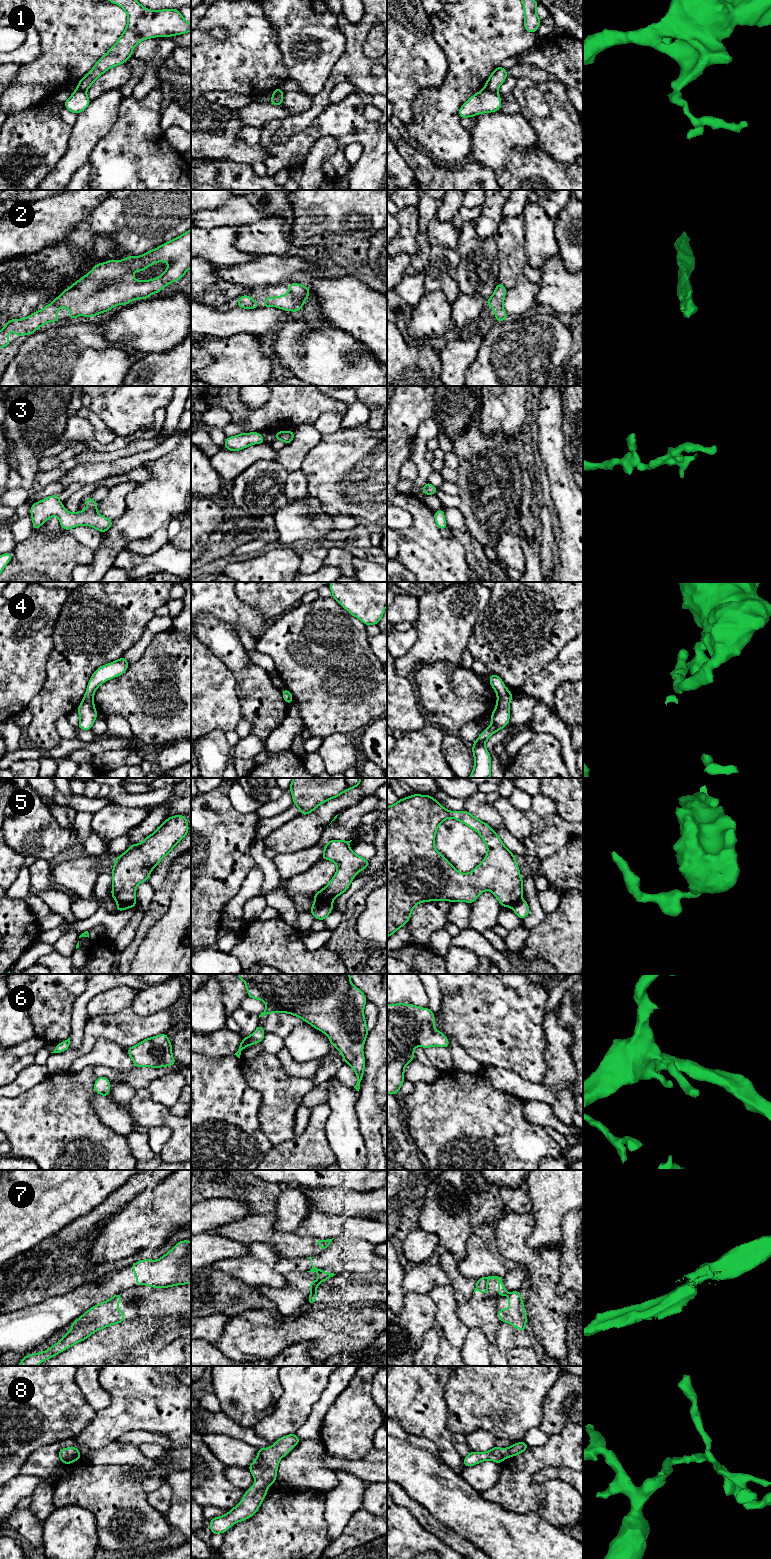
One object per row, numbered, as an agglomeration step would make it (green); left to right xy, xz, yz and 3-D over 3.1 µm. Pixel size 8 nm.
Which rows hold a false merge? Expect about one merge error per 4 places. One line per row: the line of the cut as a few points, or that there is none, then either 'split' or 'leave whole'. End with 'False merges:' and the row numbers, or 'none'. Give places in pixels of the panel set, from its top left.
1: yz (484, 87), (496, 93) | split
2: no cut | leave whole
3: no cut | leave whole
4: no cut | leave whole
5: xy (117, 903), (135, 905) | split
6: no cut | leave whole
7: xz (314, 1290), (312, 1292) | split
8: no cut | leave whole
False merges: 1, 5, 7

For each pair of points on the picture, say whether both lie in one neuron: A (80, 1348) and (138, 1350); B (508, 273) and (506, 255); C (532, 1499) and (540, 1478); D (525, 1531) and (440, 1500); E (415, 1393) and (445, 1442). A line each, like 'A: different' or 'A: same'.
A: different
B: same
C: different
D: same
E: same

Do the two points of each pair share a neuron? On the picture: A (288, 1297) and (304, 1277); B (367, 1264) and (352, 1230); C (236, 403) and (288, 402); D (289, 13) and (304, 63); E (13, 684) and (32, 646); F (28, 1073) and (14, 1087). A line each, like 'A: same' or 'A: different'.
A: same
B: different
C: same
D: same
E: same
F: same

